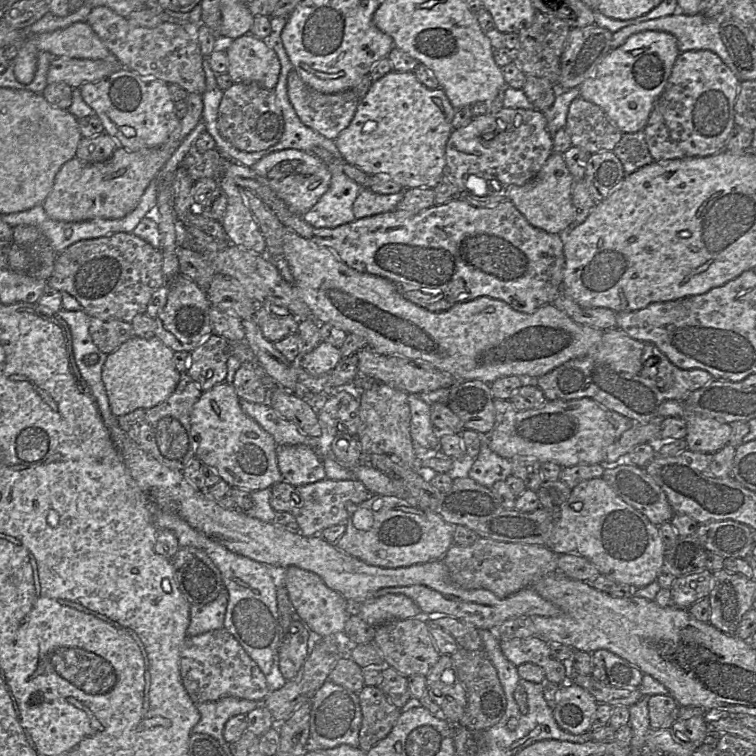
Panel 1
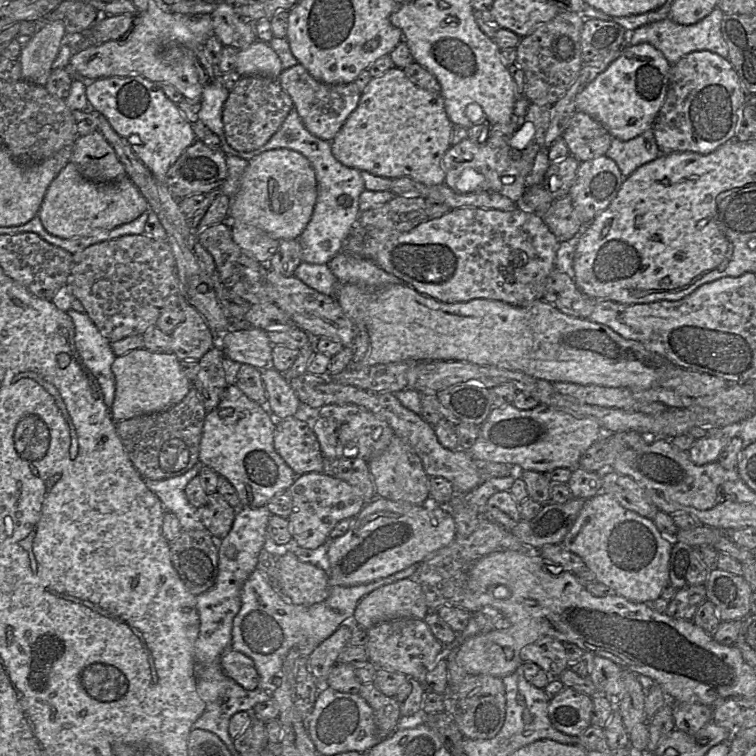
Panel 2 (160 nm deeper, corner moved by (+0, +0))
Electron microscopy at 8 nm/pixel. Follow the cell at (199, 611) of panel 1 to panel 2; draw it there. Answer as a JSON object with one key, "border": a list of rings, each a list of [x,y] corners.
{"border":[[[267,506],[258,508],[240,507],[231,530],[218,541],[218,573],[214,585],[206,592],[196,596],[200,620],[199,635],[195,642],[194,675],[197,693],[205,702],[205,710],[193,724],[193,729],[202,729],[216,734],[232,753],[238,753],[229,735],[231,717],[237,712],[252,712],[255,705],[267,701],[271,694],[257,688],[245,690],[228,677],[221,667],[222,654],[231,647],[233,620],[241,608],[243,584],[256,569],[258,556],[268,542],[267,525],[271,513]]]}

